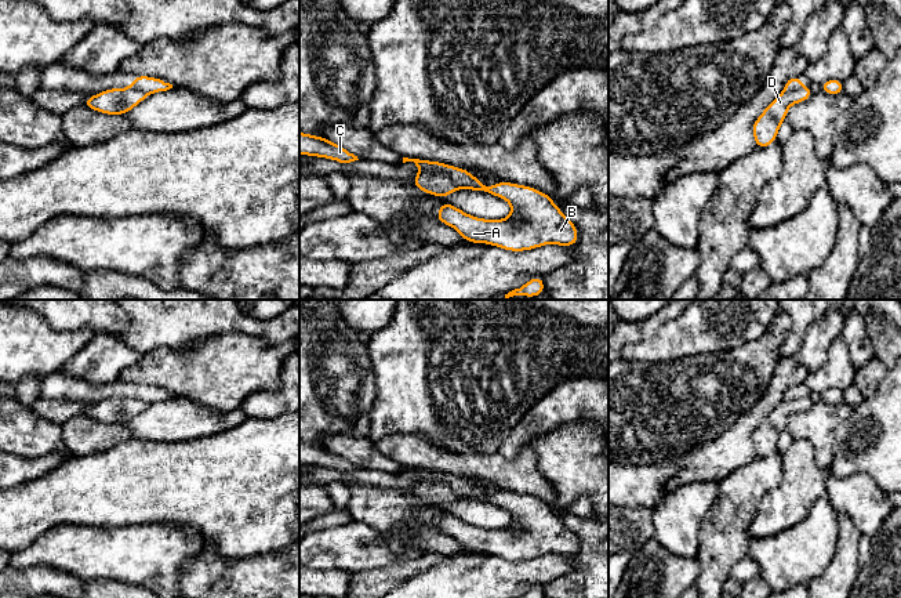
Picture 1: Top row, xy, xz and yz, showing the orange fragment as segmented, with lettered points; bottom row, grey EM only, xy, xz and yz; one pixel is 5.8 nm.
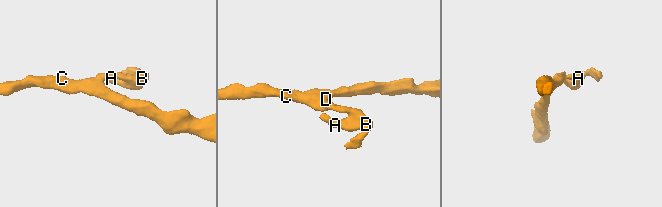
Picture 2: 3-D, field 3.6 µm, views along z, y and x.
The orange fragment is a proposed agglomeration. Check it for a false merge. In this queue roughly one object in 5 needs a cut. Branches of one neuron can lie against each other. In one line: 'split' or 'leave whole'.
split

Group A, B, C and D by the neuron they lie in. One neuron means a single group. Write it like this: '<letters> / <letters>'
A B / C D

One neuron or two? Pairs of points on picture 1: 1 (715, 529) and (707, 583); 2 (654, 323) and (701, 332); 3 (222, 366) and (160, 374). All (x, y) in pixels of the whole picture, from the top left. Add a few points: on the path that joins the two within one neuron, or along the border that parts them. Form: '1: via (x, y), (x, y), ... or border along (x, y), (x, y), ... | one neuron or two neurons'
1: via (715, 543), (715, 569) | one neuron
2: border along (680, 314), (668, 319), (651, 337), (634, 343) | two neurons
3: via (207, 373), (175, 373) | one neuron

